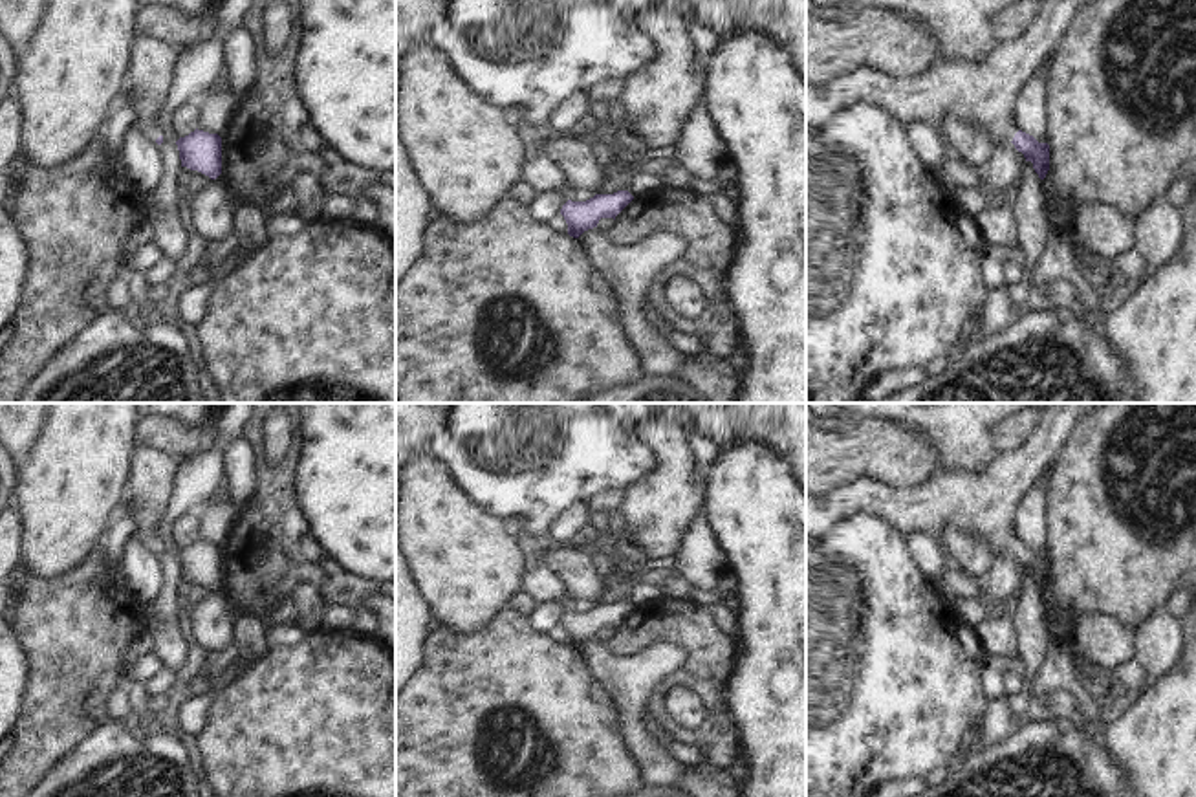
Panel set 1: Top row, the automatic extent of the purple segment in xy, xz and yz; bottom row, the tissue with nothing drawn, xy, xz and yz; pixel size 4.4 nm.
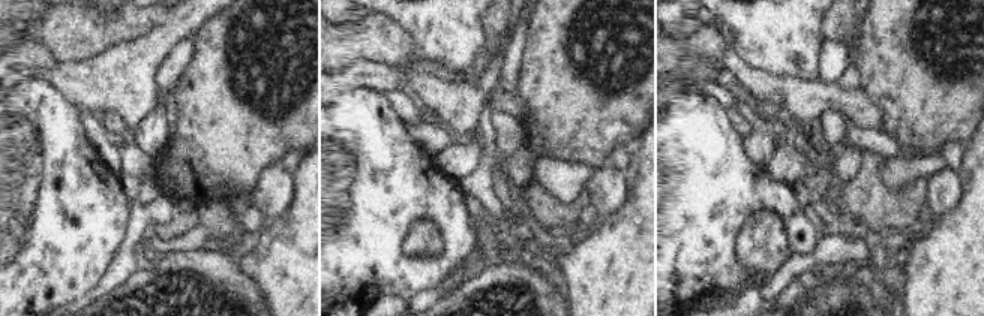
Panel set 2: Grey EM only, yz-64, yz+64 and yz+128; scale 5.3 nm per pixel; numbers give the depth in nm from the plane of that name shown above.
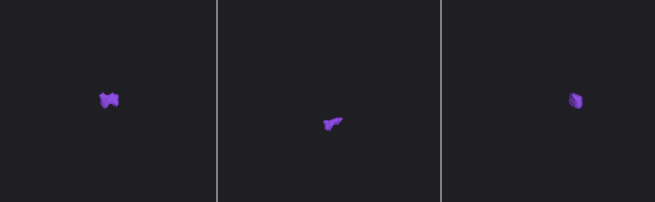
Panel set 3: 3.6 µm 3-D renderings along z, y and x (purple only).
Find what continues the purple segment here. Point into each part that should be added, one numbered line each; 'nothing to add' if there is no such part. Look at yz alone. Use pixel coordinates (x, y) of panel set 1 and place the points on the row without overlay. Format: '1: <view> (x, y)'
1: yz (984, 502)

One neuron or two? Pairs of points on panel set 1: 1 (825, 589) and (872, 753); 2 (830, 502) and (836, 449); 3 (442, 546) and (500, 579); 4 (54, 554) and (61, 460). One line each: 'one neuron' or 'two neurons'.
1: one neuron
2: two neurons
3: one neuron
4: one neuron

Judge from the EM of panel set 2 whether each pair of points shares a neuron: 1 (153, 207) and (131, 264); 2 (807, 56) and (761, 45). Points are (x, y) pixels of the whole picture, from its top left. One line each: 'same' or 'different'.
1: same
2: same

